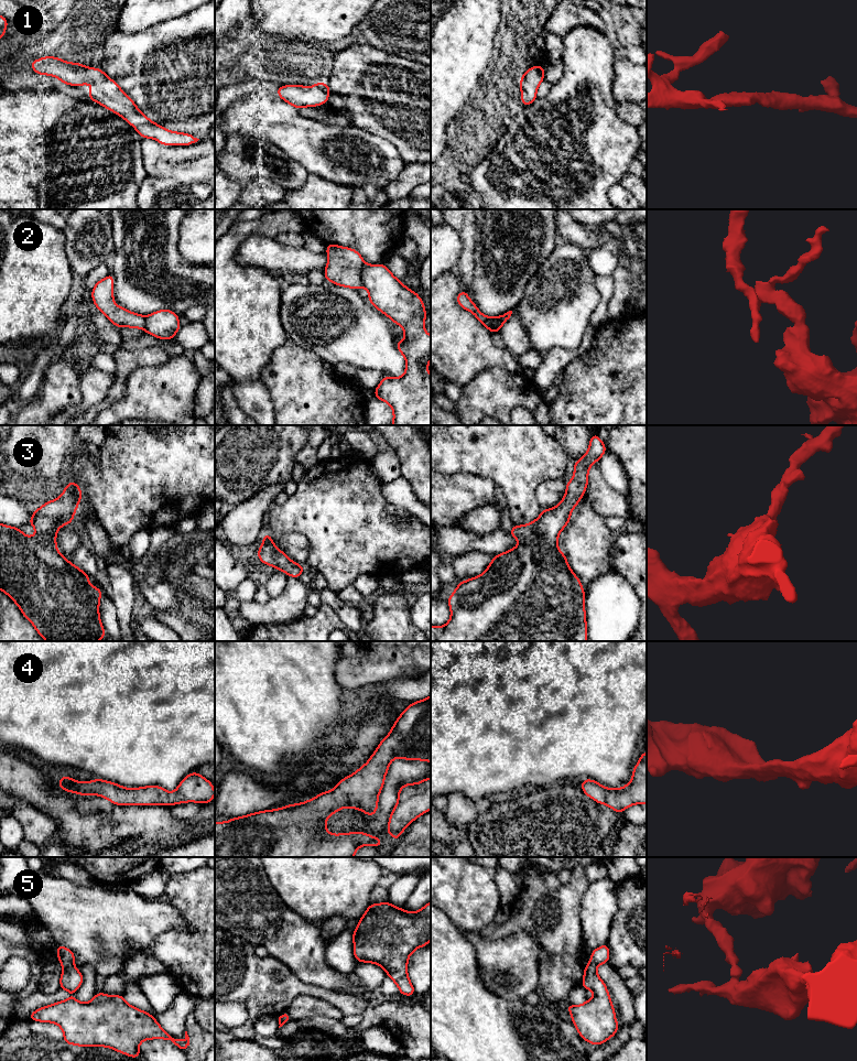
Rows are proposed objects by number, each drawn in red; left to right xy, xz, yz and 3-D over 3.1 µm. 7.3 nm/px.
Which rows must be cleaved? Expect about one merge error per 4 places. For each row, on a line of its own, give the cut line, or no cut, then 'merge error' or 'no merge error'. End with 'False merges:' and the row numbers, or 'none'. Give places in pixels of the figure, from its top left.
1: no cut; no merge error
2: cut in xz along (365, 264), (361, 270), (362, 285); merge error
3: no cut; no merge error
4: no cut; no merge error
5: cut in xy along (73, 963), (64, 967); merge error
False merges: 2, 5

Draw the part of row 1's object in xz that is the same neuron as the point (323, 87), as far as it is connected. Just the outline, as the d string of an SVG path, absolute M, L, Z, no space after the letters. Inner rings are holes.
M314 83L312 88L304 85L284 85L278 87L275 93L289 105L302 109L303 107L315 107L328 102L330 88L327 83Z

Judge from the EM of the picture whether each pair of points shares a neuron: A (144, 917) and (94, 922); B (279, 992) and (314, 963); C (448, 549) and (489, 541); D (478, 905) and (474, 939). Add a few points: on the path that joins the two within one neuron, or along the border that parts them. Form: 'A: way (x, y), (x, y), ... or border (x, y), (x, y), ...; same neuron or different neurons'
A: way (132, 921), (106, 922); same neuron
B: border (278, 960), (284, 963), (303, 982), (322, 986); different neurons
C: way (458, 541), (479, 541); same neuron
D: border (479, 930), (465, 930), (463, 932); different neurons

